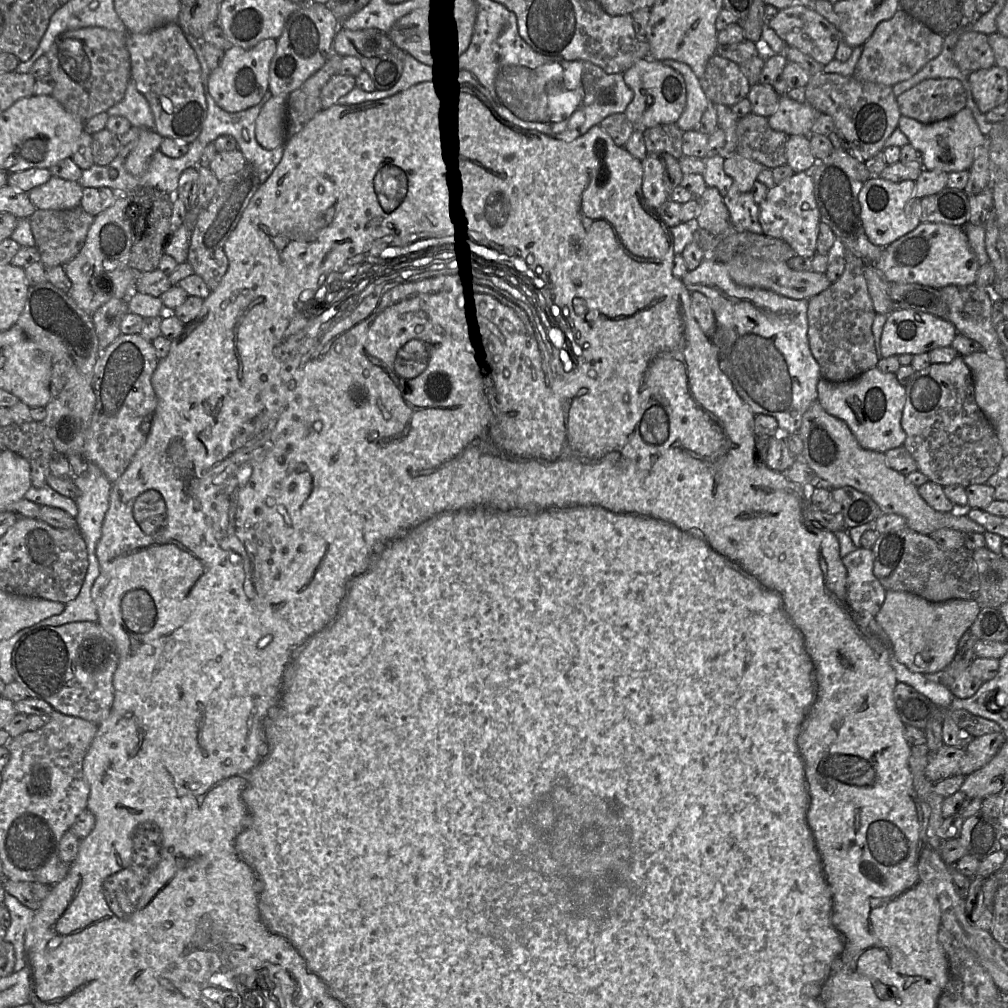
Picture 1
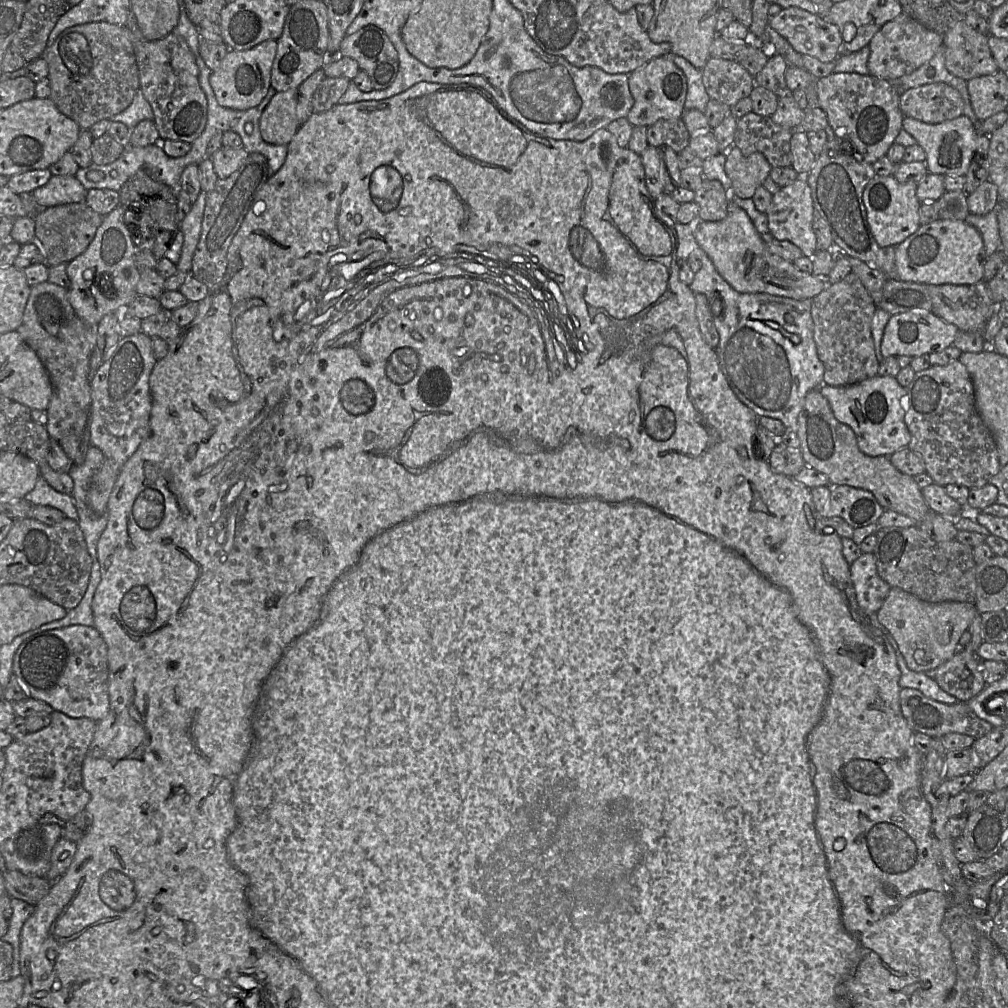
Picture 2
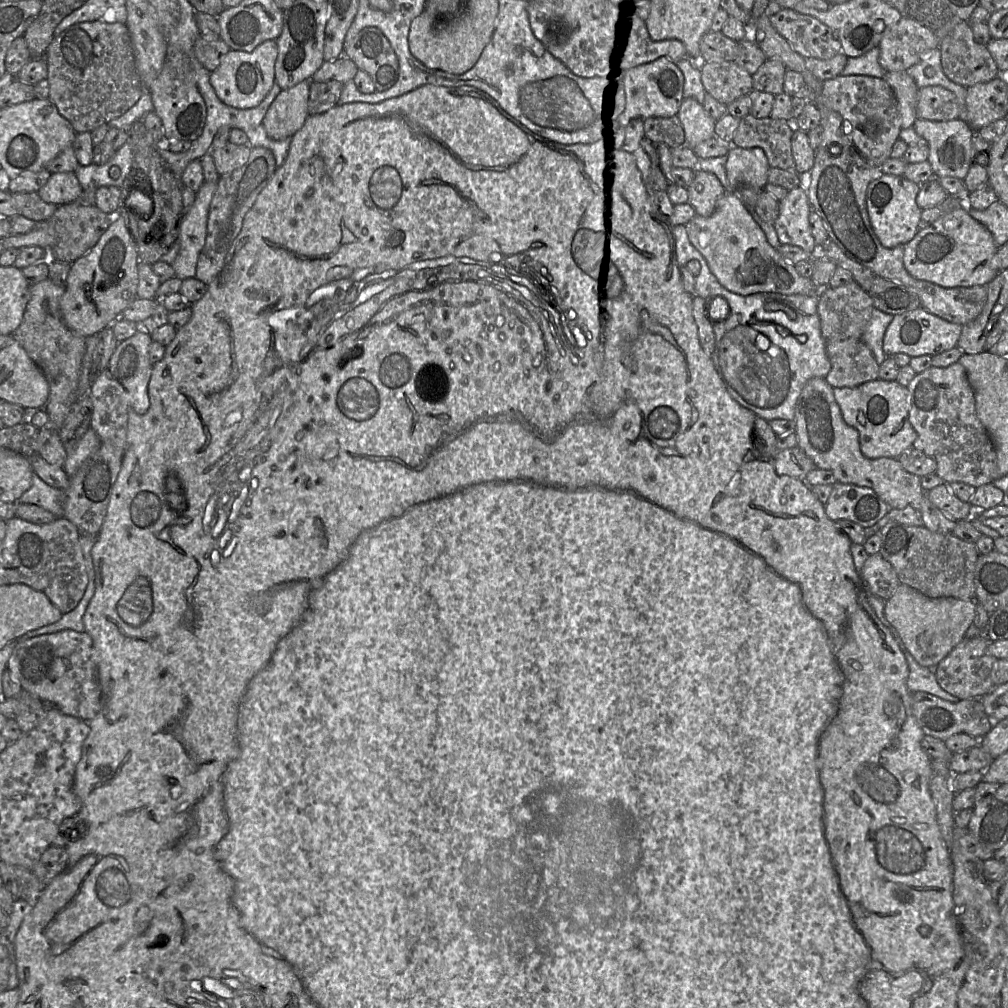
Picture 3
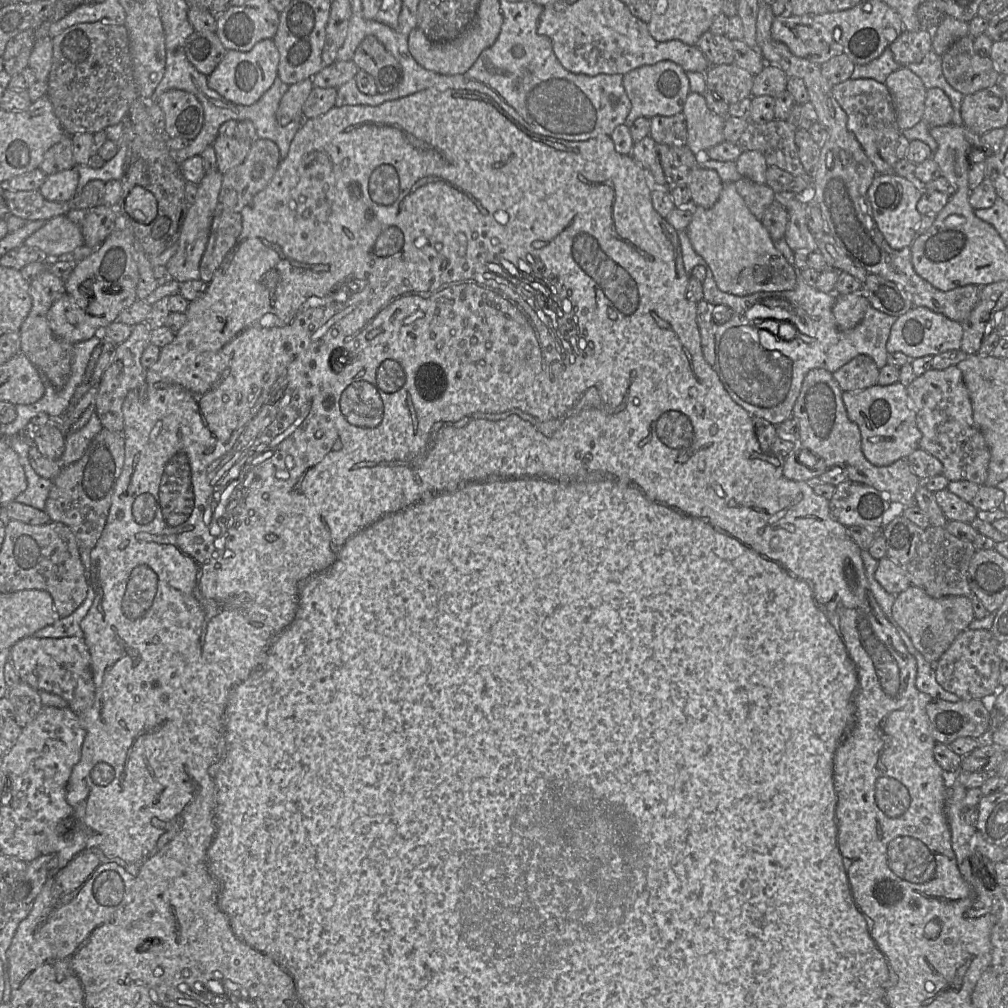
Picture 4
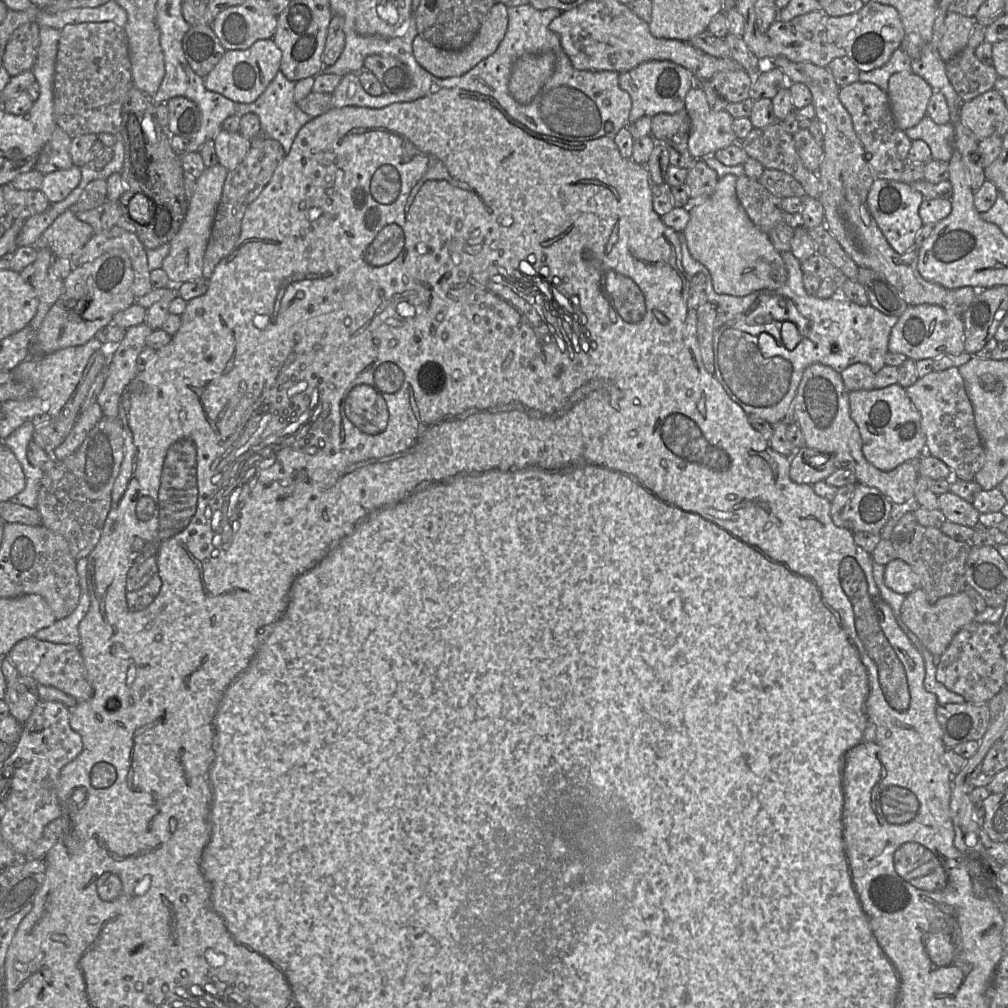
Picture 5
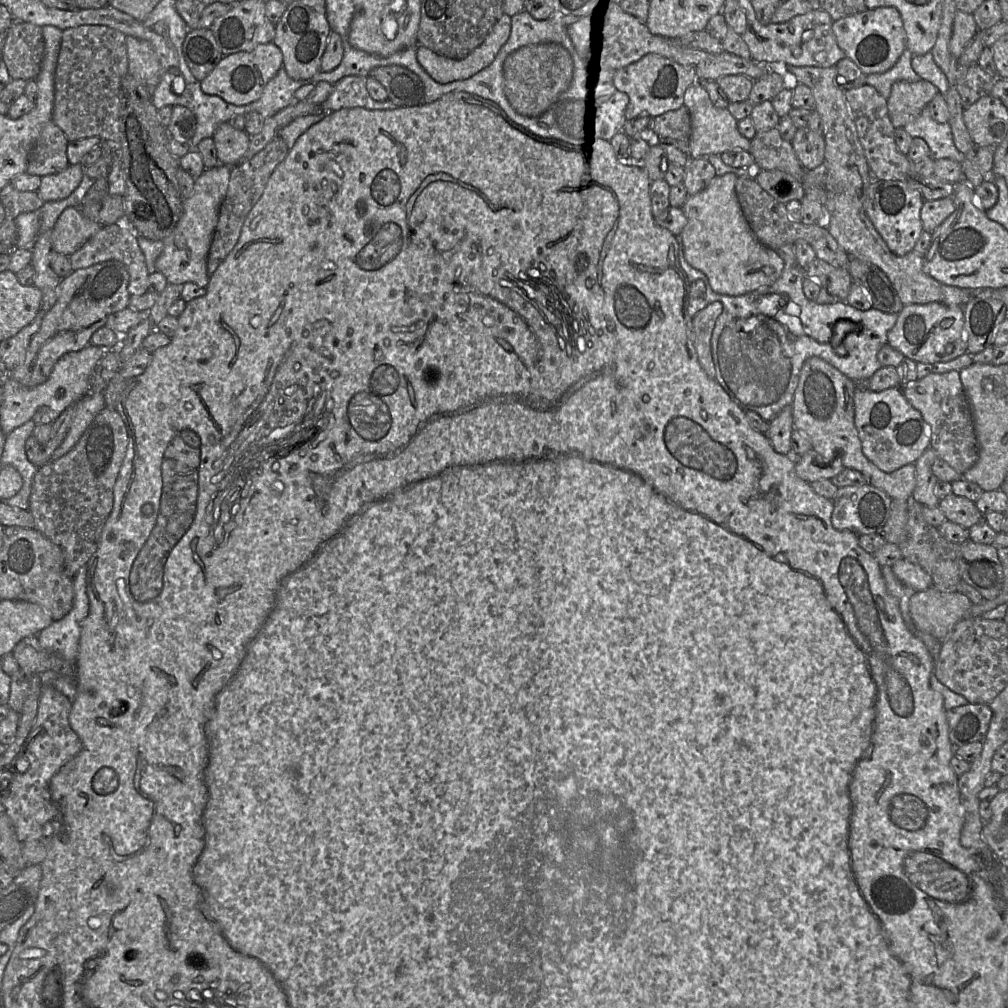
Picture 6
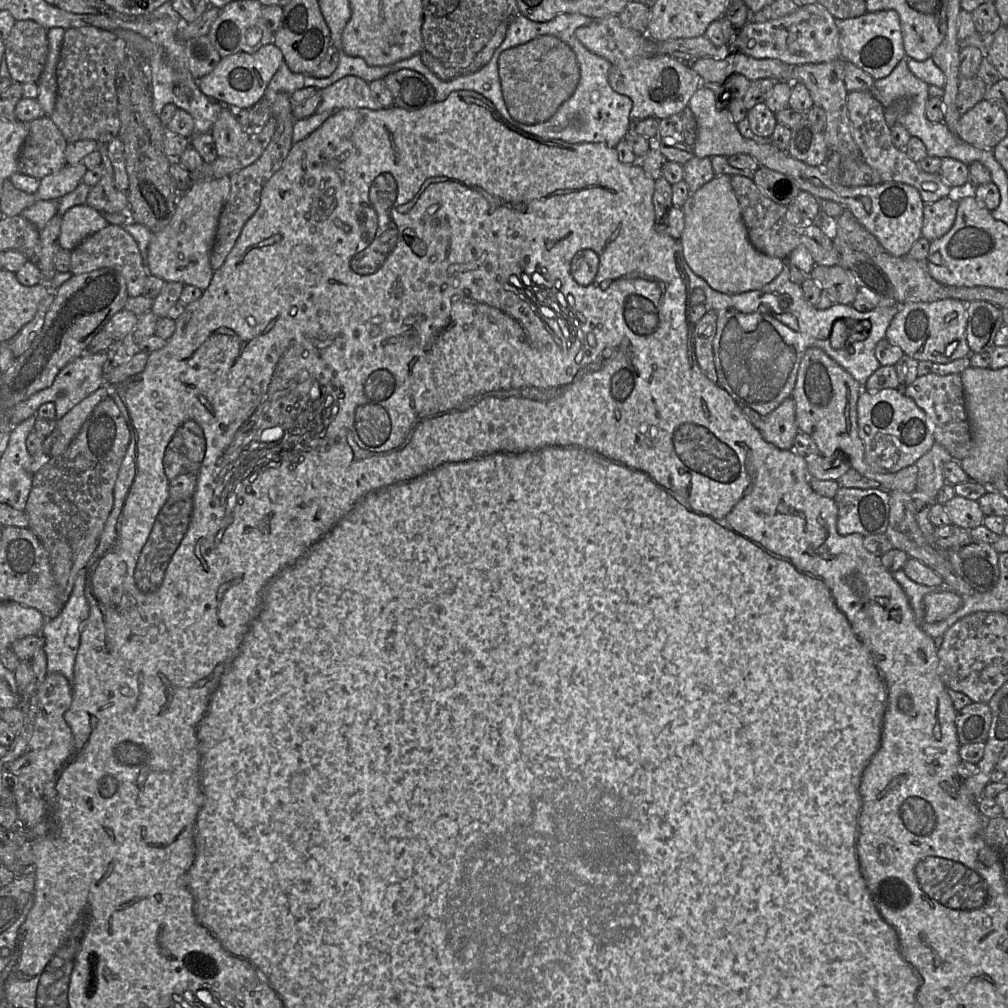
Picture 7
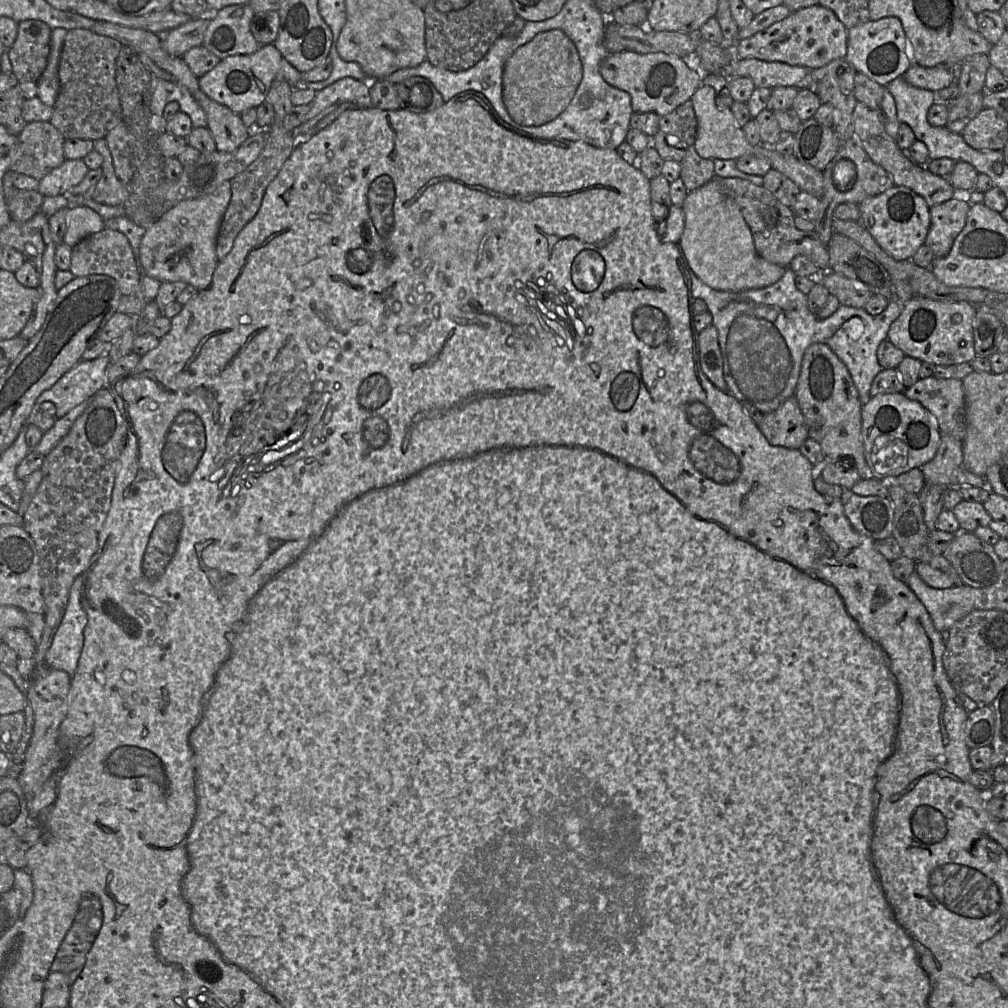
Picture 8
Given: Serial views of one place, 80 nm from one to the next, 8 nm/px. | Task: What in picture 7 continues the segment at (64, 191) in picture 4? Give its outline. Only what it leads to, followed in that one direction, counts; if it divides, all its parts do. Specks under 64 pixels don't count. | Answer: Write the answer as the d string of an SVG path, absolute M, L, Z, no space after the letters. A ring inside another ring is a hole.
M82 162L74 165L66 164L57 173L40 180L39 188L35 194L37 199L58 201L76 189L82 182L82 178L86 171L87 168Z

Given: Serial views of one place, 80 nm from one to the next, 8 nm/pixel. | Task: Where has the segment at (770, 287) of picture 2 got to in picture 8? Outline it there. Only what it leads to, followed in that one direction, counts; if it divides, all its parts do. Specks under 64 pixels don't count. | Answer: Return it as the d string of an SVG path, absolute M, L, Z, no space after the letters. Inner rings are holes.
M717 180L689 191L682 209L685 226L680 246L685 265L709 287L715 290L740 292L759 289L778 281L787 267L763 259L756 251L753 237L738 205L721 192Z

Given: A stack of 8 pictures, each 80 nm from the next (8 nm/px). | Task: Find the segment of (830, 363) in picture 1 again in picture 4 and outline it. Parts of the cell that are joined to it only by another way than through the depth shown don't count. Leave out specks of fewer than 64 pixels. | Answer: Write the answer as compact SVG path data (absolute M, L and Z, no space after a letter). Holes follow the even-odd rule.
M864 292L836 294L832 312L838 329L846 331L858 325L870 306ZM858 355L832 373L844 391L861 391L877 384L879 369L868 355Z

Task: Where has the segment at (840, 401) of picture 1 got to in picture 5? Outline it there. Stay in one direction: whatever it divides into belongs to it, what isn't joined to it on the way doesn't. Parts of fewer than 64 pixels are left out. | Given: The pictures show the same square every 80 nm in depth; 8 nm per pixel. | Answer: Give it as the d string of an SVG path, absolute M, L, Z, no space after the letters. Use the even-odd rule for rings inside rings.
M898 383L882 389L856 390L848 394L850 416L862 439L866 460L882 471L890 471L907 461L916 461L926 453L926 436L921 427L921 415Z

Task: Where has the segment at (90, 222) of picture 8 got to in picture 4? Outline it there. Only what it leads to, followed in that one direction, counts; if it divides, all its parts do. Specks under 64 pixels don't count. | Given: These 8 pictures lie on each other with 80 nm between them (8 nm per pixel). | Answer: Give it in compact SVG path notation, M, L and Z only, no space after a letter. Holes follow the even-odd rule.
M59 215L49 219L23 245L38 249L47 261L69 258L76 248L84 245L84 239L78 225L66 215Z

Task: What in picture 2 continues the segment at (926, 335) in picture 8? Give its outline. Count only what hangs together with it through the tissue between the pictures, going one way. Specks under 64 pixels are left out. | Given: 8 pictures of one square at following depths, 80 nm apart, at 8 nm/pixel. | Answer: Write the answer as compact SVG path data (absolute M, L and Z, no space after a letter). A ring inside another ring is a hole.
M910 310L892 315L885 326L881 341L881 354L884 358L890 356L909 356L911 358L931 353L941 352L952 346L958 328L942 320L928 310Z

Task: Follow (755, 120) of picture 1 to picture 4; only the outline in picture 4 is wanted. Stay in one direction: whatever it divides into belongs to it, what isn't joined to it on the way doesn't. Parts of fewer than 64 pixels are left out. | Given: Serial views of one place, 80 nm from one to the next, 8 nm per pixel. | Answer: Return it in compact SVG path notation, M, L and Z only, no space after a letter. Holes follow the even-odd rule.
M774 119L763 124L749 121L736 144L741 151L759 151L767 166L775 166L798 178L806 179L811 186L811 176L799 159L795 131L786 120Z

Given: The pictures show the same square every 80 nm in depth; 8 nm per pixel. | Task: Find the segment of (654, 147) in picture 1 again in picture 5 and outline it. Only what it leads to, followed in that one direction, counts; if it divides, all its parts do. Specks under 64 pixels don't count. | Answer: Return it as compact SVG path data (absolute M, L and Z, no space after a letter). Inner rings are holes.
M687 111L659 113L652 117L651 136L656 142L687 144L691 132L691 122Z

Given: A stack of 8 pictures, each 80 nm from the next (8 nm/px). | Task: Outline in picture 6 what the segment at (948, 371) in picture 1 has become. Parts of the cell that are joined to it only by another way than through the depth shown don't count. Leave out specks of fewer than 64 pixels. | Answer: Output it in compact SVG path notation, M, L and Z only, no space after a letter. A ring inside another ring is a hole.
M930 372L925 377L910 382L903 389L909 403L917 409L930 428L930 447L937 457L963 475L978 460L978 442L970 405L960 379L960 372Z

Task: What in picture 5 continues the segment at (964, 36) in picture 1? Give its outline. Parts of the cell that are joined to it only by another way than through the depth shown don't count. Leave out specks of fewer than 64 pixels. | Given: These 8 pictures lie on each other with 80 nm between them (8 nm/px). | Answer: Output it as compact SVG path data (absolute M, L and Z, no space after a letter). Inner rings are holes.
M966 46L945 63L947 77L962 102L993 89L999 78L994 66L982 63L974 50Z

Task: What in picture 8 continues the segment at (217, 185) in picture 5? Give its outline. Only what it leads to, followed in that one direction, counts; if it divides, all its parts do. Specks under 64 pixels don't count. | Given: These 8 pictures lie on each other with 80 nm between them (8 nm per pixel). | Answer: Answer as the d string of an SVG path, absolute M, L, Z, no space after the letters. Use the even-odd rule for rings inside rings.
M230 180L213 192L180 201L152 223L142 237L139 252L143 274L163 282L185 282L198 291L208 289L218 265L217 237L231 198Z

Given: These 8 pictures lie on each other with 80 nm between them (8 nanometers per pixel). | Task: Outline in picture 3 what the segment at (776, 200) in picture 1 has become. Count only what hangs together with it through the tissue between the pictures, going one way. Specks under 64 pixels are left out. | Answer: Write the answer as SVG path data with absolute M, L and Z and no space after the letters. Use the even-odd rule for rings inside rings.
M806 186L788 191L779 201L778 217L773 224L781 244L798 246L810 254L818 253L809 223L811 211Z

